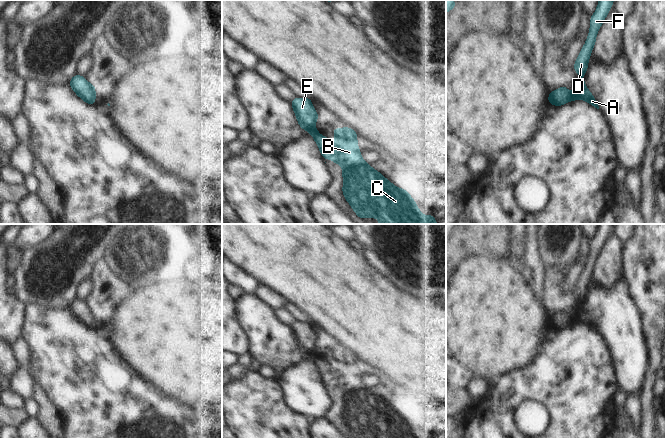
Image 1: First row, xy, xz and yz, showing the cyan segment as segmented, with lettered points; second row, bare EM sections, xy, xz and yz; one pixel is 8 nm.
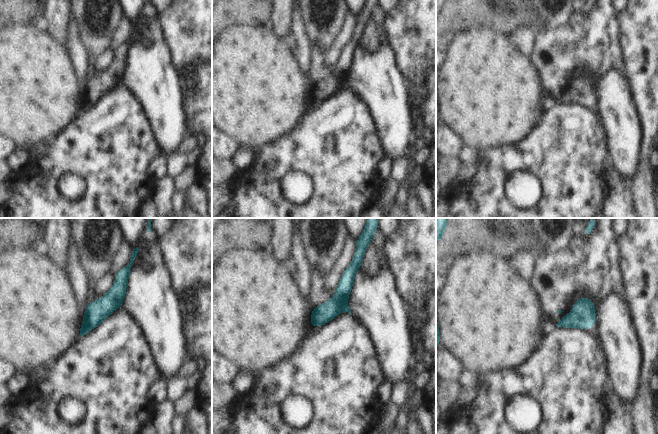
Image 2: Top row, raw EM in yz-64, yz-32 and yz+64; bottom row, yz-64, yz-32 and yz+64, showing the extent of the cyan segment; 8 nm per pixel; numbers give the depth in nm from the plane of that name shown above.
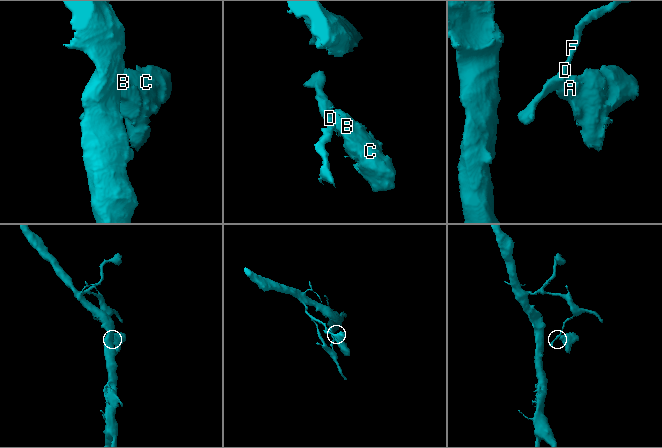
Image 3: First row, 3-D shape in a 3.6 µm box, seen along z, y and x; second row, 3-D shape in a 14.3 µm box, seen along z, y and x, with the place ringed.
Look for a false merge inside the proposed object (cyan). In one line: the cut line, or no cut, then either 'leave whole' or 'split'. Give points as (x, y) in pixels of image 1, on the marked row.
cut in yz along (569, 93), (567, 100); split

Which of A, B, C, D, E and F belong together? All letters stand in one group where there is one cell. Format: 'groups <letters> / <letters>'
groups A B C / D E F

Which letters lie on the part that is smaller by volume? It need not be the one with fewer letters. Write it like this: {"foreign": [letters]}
{"foreign": ["A", "B", "C"]}

